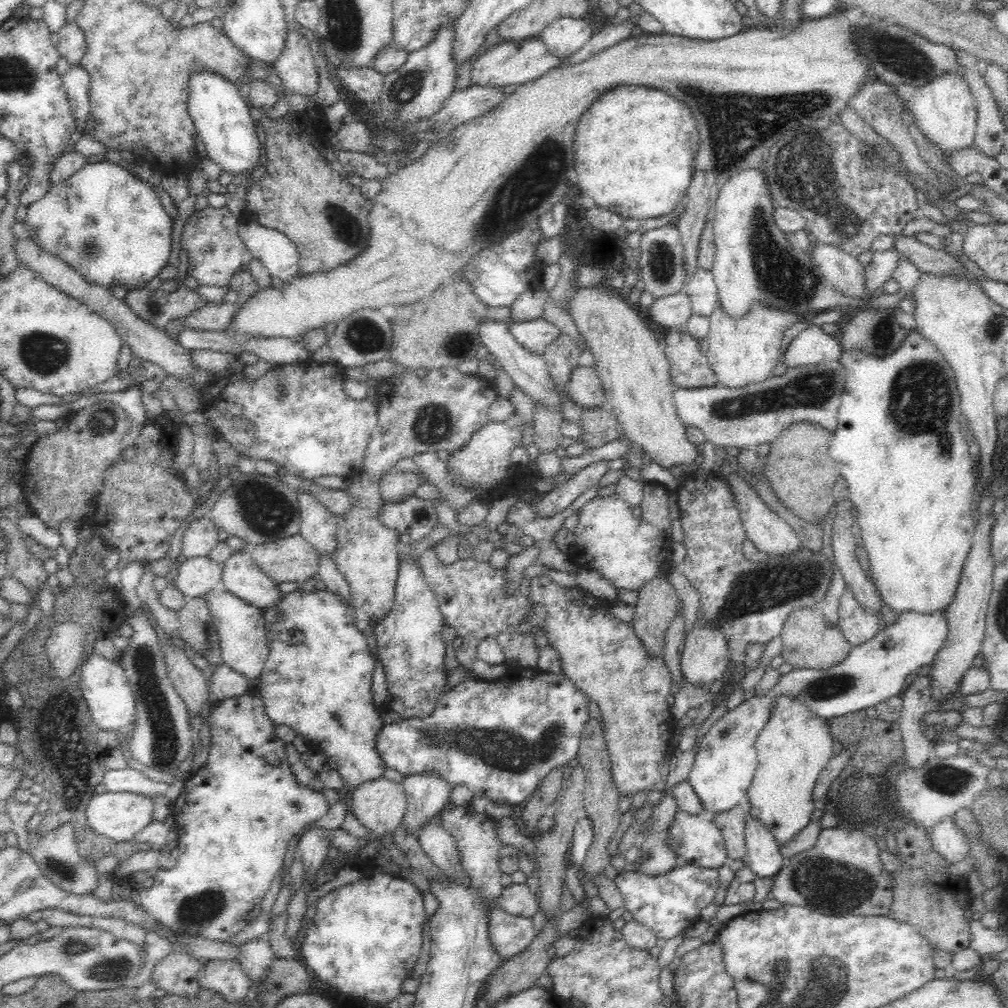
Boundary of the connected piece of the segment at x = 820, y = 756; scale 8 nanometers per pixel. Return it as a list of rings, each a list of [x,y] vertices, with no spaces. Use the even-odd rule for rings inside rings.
[[[780,696],[770,712],[768,724],[762,728],[755,740],[757,751],[756,771],[746,792],[744,804],[750,815],[769,829],[778,846],[790,844],[790,840],[800,834],[811,822],[814,809],[813,789],[826,764],[833,757],[833,736],[829,732],[828,722],[818,718],[801,700],[793,700],[789,696]]]

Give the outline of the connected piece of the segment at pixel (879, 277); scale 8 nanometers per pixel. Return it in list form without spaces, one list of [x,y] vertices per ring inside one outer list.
[[[890,248],[882,251],[871,250],[871,262],[865,267],[866,299],[878,295],[884,284],[892,278],[901,254]]]

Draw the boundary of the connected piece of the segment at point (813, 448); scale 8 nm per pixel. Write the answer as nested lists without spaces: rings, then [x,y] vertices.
[[[800,422],[790,425],[769,443],[770,452],[763,468],[763,474],[780,502],[804,521],[819,526],[831,518],[828,512],[832,512],[835,504],[833,486],[840,477],[836,462],[828,453],[832,438],[833,433],[817,424]]]

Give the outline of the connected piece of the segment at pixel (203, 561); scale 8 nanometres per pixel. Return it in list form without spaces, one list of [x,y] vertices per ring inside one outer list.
[[[209,556],[181,559],[172,585],[187,597],[202,597],[222,579],[222,563],[213,562]]]

